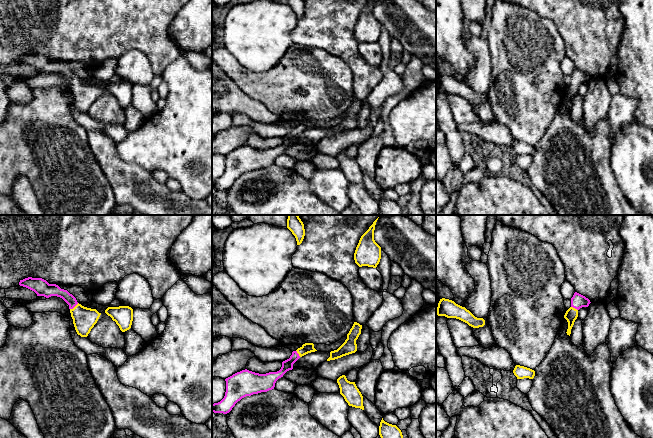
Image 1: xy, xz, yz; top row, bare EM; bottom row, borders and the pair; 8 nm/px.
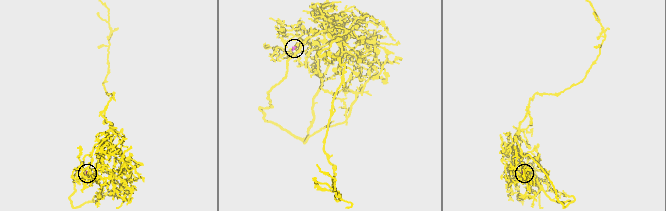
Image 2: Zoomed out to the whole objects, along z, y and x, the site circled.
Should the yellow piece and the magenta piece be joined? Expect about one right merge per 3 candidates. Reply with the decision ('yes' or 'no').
yes

